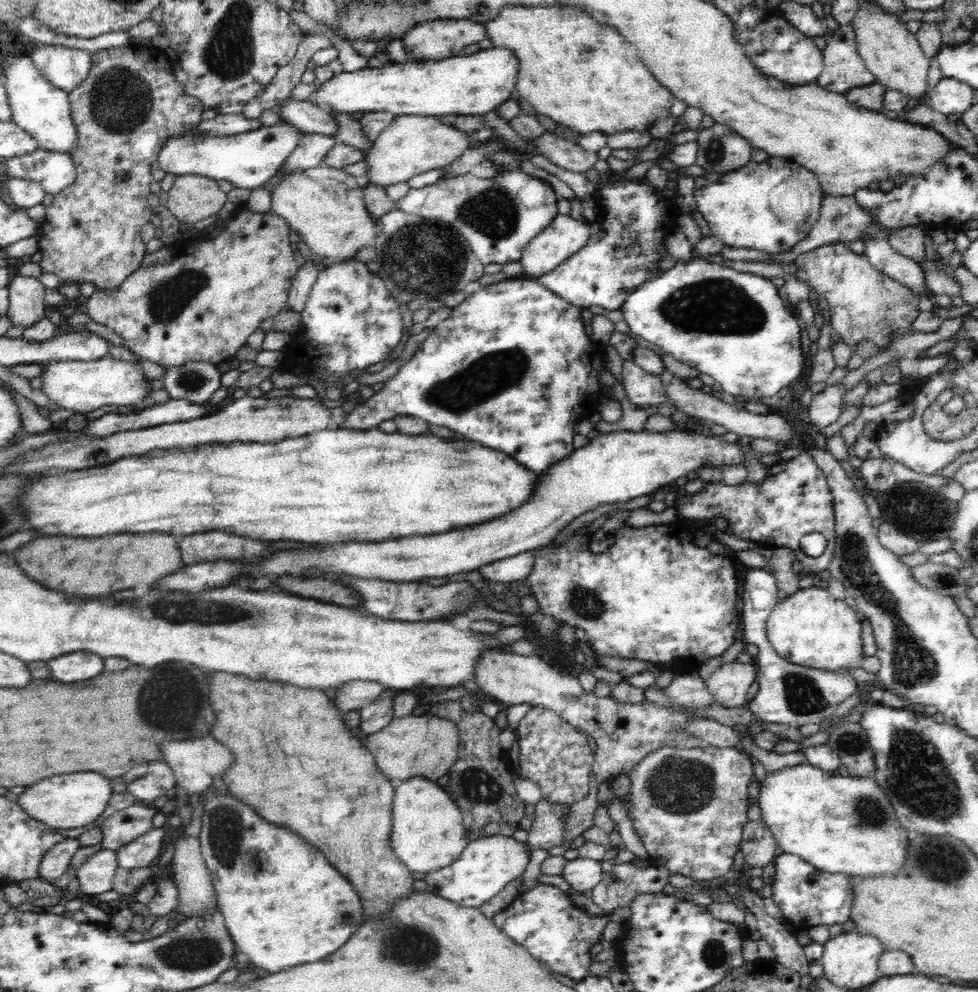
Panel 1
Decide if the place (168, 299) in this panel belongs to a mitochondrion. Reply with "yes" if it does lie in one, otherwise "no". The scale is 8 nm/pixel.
yes

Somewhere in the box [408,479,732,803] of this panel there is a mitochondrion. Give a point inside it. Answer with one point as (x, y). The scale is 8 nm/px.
(584, 602)

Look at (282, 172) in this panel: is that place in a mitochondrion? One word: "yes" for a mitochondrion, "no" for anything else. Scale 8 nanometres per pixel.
no

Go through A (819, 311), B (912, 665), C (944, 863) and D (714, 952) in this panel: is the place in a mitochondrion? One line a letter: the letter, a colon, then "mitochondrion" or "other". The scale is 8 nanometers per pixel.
A: other
B: mitochondrion
C: mitochondrion
D: mitochondrion

